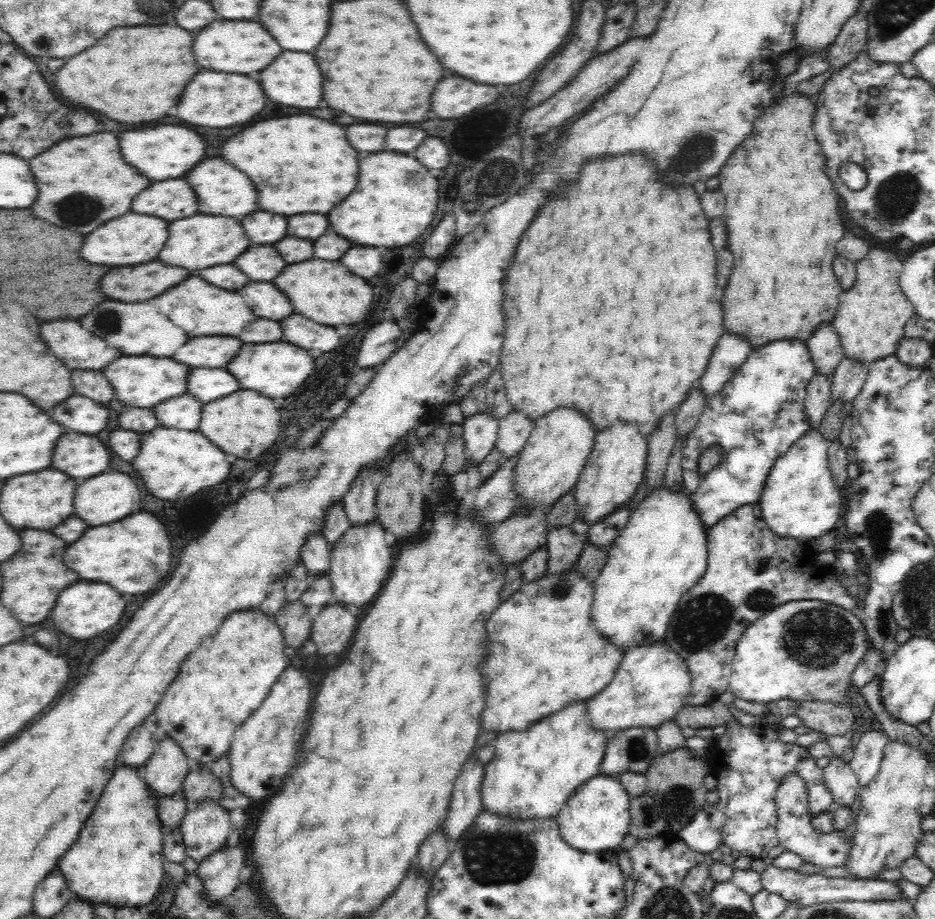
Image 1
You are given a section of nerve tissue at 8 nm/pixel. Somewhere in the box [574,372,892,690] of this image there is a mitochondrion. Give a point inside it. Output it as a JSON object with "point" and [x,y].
{"point":[702,622]}

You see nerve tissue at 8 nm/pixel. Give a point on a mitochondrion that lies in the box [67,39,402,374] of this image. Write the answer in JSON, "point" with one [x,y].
{"point":[107,322]}

